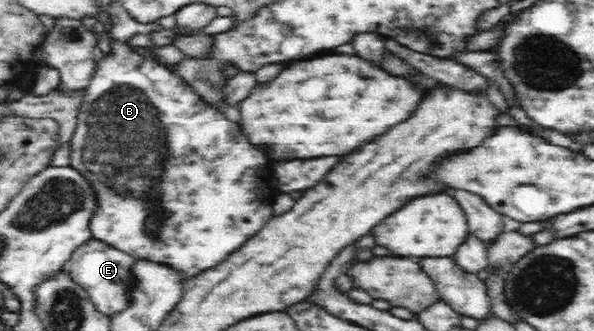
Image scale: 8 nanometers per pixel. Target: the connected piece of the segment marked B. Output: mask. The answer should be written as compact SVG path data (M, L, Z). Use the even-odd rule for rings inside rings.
M109 40L112 52L97 62L94 77L82 95L76 129L69 141L70 166L87 180L96 196L96 211L88 221L91 239L123 251L136 261L170 266L184 279L190 279L222 263L272 219L268 189L256 201L234 199L236 179L272 173L272 167L266 155L244 139L236 122L228 121L204 102L166 65L153 57L142 57L126 41ZM128 159L130 177L120 177Z

